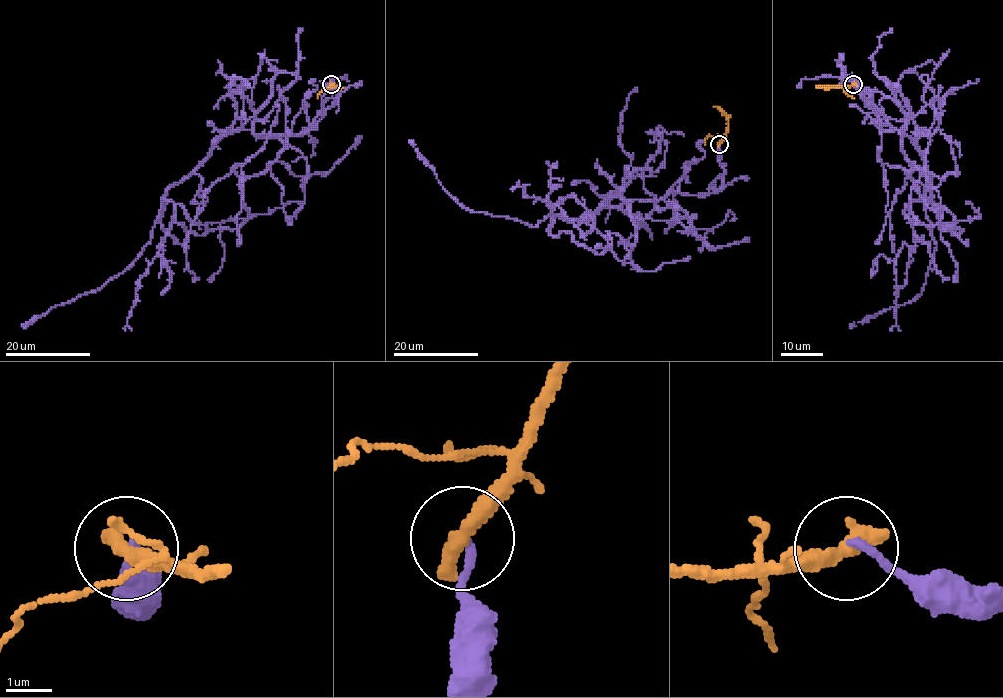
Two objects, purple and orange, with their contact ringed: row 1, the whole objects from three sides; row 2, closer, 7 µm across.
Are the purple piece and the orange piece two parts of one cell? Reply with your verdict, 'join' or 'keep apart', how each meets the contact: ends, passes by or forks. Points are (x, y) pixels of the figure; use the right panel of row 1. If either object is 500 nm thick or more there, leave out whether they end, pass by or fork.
keep apart

